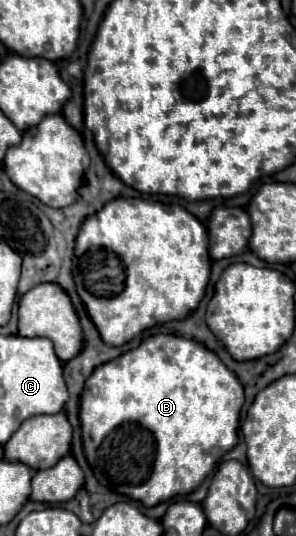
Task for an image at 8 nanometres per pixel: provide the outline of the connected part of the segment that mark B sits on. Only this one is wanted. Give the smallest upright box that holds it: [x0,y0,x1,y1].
[79,335,245,507]

